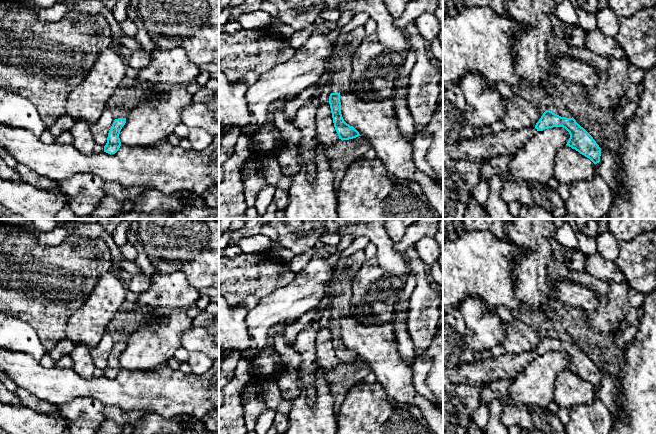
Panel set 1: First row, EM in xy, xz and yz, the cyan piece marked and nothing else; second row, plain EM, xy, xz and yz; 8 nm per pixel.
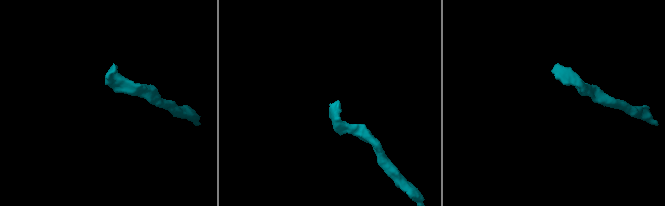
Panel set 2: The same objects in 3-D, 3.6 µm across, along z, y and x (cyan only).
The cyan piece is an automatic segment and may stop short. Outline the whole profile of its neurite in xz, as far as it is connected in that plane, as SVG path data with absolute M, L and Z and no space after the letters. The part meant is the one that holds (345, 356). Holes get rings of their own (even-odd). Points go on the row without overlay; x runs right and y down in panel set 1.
M341 275L335 285L335 296L331 308L329 328L335 354L341 364L349 364L361 360L359 356L347 348L341 338L340 315L348 312L352 296L352 278Z

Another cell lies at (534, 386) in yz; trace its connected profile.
M553 351L543 355L537 355L537 357L513 379L513 383L509 389L509 397L511 399L510 406L539 406L547 408L548 405L554 401L555 378L558 373L567 368L569 362L569 356L563 351Z

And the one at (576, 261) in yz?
M576 249L574 252L566 251L563 262L568 270L585 271L586 257L587 256L579 249Z

